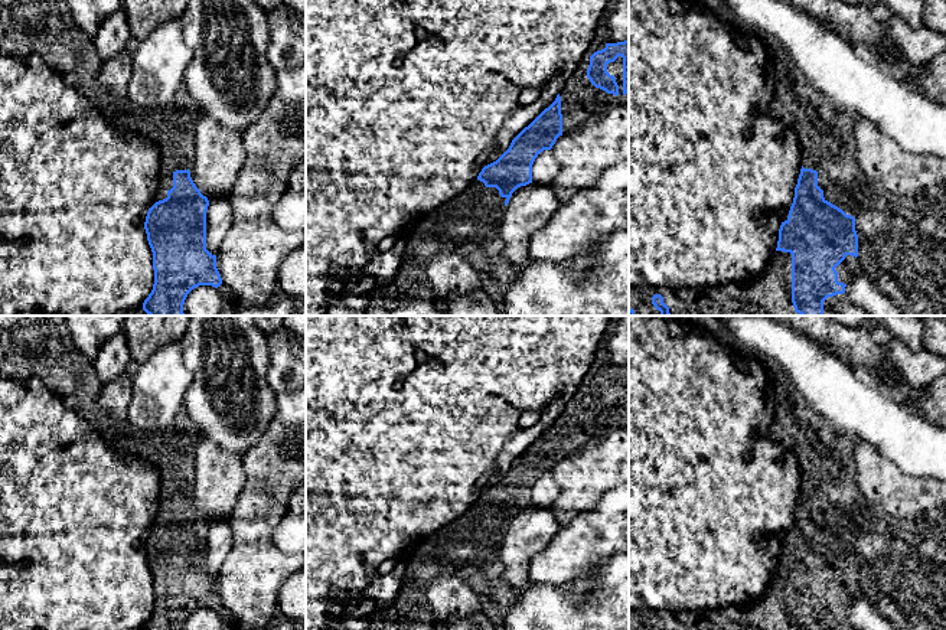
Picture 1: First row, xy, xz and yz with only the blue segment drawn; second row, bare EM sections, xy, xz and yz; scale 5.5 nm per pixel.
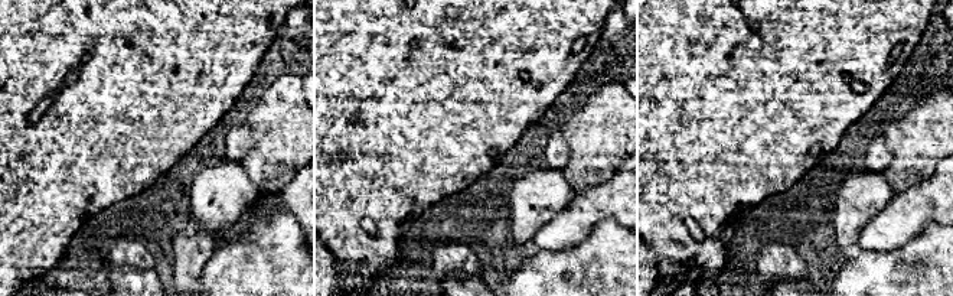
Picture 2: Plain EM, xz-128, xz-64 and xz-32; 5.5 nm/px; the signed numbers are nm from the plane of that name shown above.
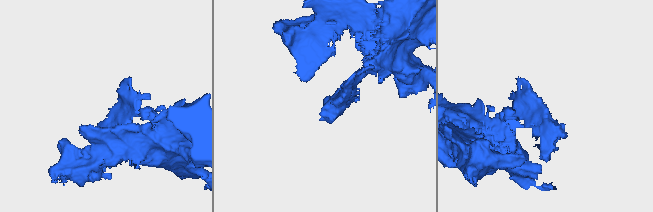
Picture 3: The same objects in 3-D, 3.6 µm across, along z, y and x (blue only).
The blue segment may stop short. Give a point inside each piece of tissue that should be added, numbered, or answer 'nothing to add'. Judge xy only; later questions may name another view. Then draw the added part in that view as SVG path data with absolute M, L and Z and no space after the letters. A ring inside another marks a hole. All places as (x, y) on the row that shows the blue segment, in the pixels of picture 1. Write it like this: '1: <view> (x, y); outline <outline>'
1: xy (46, 28); outline M0 0L1 49L9 55L40 55L115 127L146 136L160 150L160 182L154 202L167 198L173 173L187 170L195 154L199 105L185 86L160 110L144 110L115 99L100 84L102 61L94 39L74 22L66 0Z

